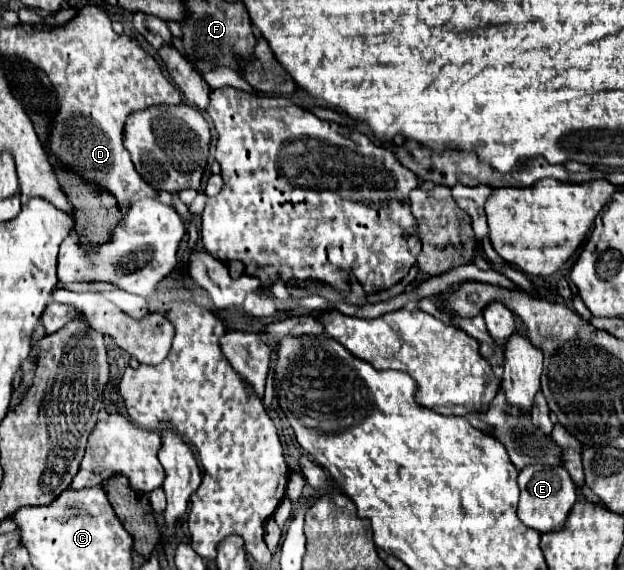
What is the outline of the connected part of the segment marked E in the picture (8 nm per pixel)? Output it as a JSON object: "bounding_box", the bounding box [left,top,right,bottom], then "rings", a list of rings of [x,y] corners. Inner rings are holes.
{"bounding_box":[517,466,577,534],"rings":[[[527,466],[525,470],[519,472],[519,488],[521,488],[521,498],[519,498],[519,506],[517,506],[519,520],[525,526],[529,526],[541,534],[561,528],[577,500],[575,484],[573,484],[569,472],[561,466],[557,466],[557,468]]]}

